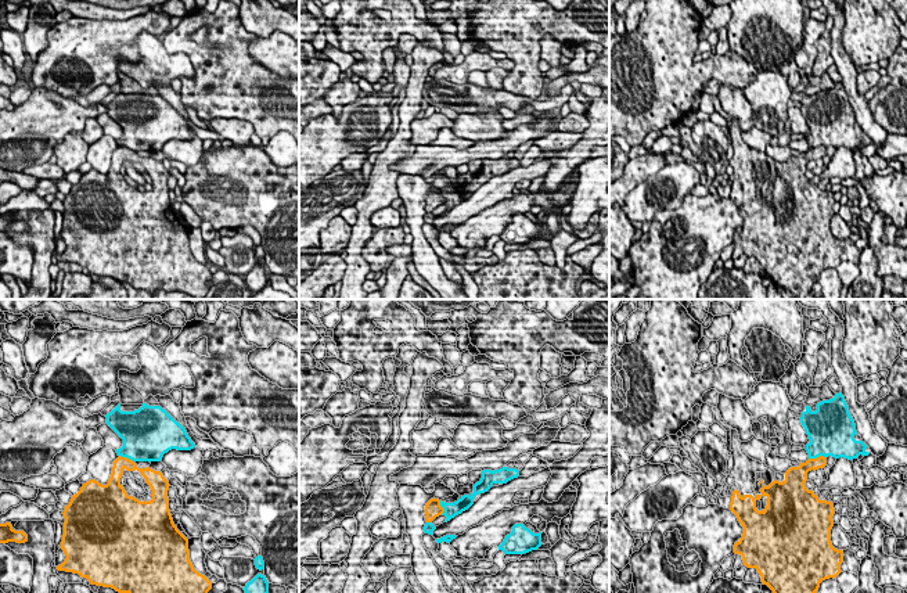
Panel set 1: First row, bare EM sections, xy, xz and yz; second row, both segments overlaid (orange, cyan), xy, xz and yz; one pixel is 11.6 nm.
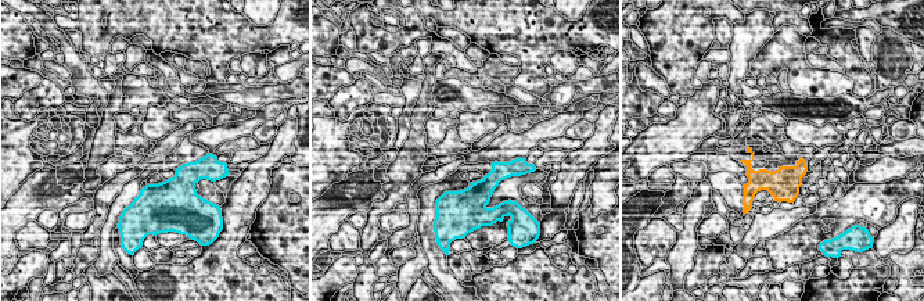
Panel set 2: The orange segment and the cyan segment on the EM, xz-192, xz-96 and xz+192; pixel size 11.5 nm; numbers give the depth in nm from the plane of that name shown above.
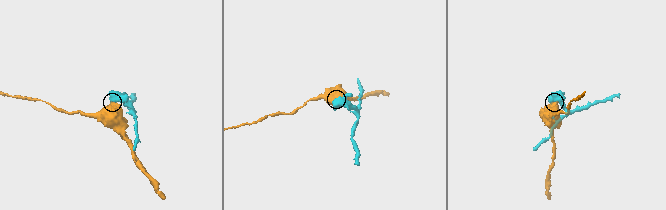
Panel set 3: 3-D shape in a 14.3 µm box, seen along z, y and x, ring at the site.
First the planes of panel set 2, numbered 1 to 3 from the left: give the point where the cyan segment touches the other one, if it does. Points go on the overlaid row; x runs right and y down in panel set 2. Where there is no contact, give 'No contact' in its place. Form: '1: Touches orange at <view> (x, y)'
1: No contact
2: No contact
3: No contact

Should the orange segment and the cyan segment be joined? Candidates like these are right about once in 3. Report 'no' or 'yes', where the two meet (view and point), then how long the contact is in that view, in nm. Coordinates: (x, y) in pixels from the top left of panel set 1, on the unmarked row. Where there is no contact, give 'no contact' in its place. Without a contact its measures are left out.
no; contact yz (817, 147); length 220 nm

